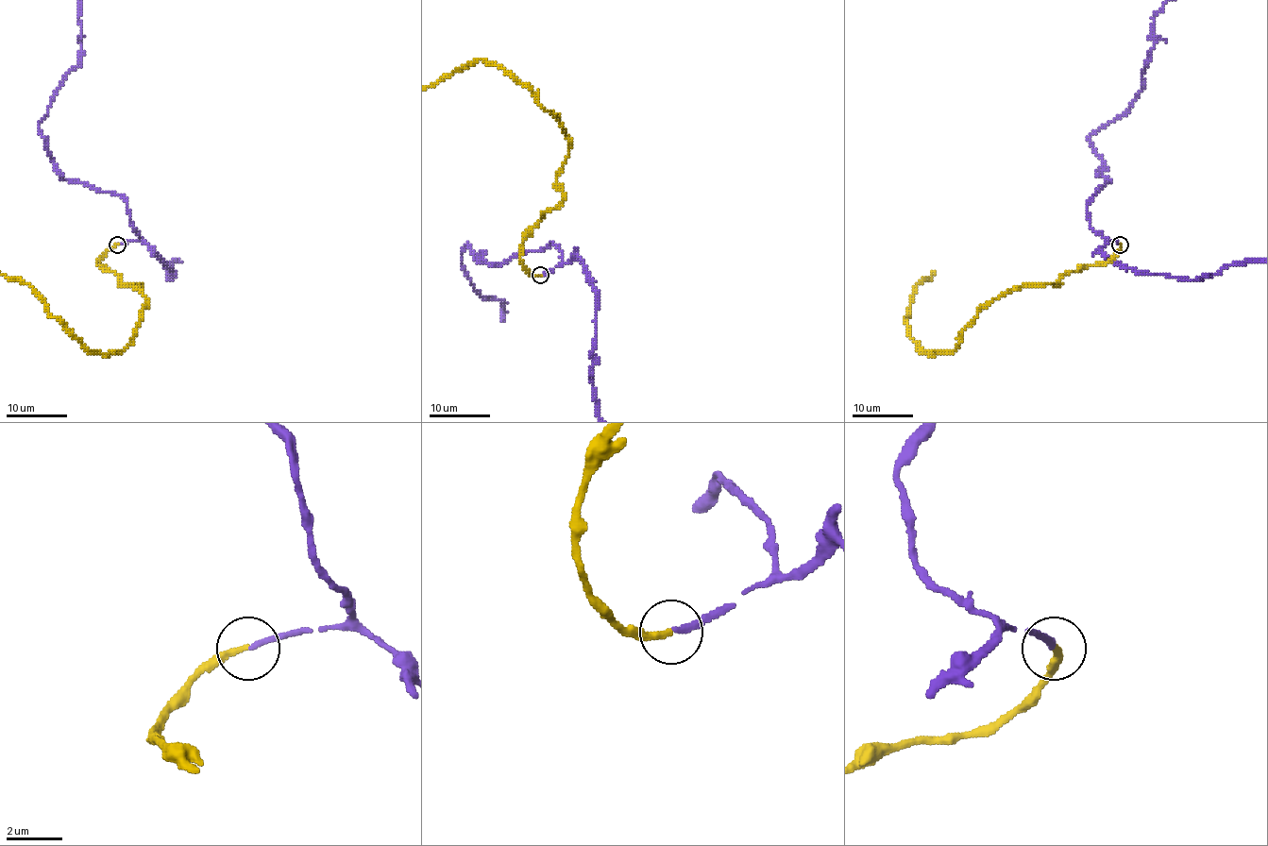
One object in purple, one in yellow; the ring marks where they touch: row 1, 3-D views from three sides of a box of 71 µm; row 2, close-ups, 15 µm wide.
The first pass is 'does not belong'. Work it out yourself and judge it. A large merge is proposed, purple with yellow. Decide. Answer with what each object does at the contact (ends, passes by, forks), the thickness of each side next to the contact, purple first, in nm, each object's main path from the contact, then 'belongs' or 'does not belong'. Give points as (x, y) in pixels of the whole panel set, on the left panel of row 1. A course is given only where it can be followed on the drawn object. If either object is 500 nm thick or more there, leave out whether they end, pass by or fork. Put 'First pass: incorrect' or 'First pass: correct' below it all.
purple ends | yellow ends | 200/200 nm | yellow via (117, 245), (97, 264), (140, 284), (146, 302), (134, 339), (103, 354), (12, 277) | belongs
First pass: incorrect

